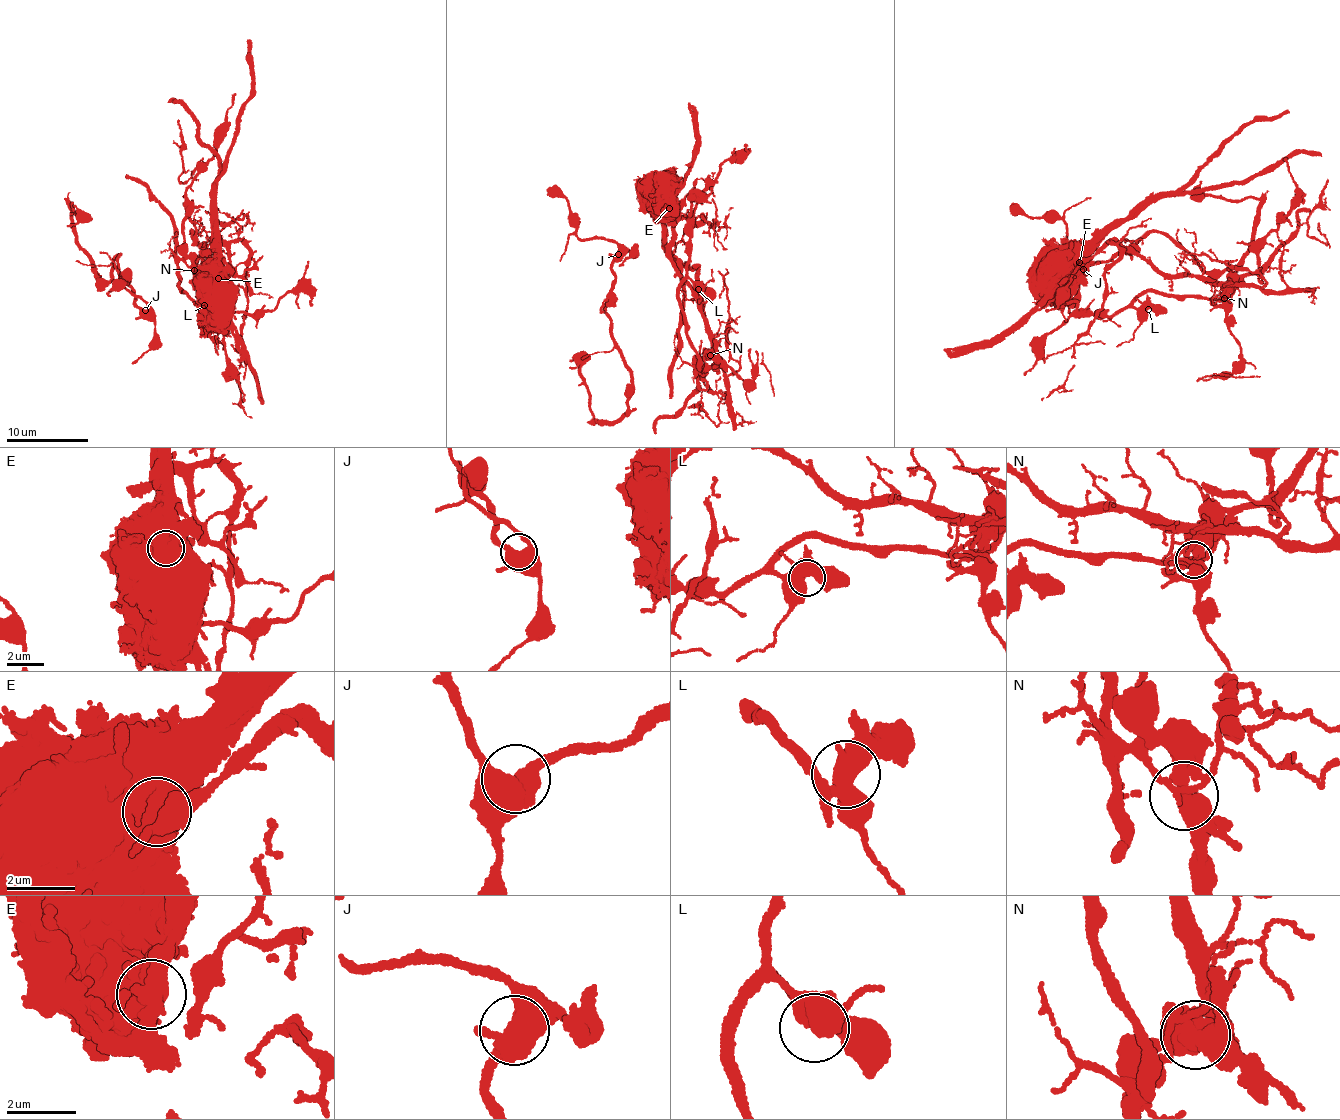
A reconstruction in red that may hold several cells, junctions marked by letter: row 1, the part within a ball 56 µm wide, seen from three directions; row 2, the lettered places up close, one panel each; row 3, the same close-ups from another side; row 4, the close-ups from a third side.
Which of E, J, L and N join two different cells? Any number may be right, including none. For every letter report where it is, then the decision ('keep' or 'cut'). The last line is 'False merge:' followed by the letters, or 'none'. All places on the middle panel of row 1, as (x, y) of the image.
E: at (669, 208); cut
J: at (618, 254); keep
L: at (698, 289); keep
N: at (710, 355); keep
False merge: E

